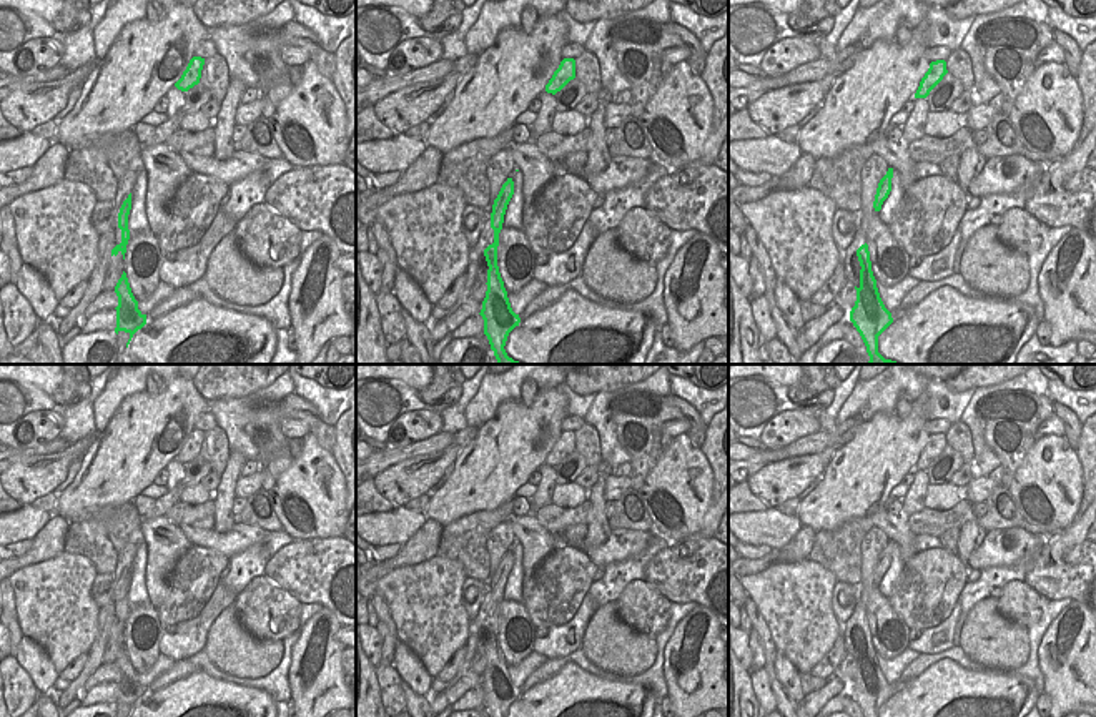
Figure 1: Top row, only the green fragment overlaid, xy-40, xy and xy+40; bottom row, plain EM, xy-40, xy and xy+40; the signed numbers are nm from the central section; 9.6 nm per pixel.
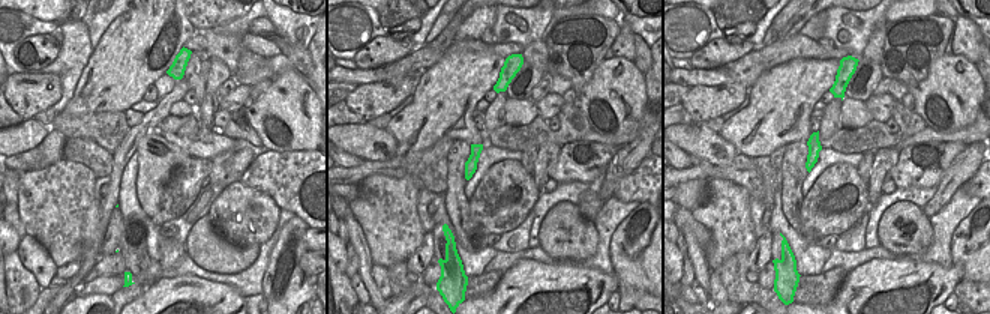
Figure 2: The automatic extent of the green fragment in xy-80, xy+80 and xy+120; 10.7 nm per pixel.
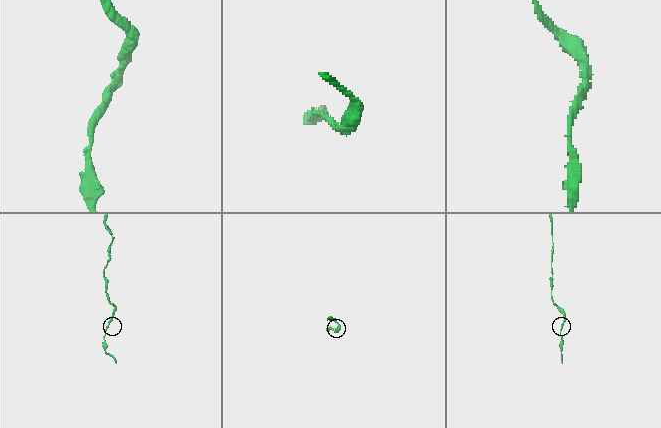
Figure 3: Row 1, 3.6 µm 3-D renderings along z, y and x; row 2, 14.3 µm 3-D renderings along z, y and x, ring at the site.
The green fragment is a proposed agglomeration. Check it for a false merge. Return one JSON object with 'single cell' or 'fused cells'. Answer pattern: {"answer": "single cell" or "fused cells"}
{"answer": "single cell"}

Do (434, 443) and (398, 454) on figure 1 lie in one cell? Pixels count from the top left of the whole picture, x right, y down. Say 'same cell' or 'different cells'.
same cell

